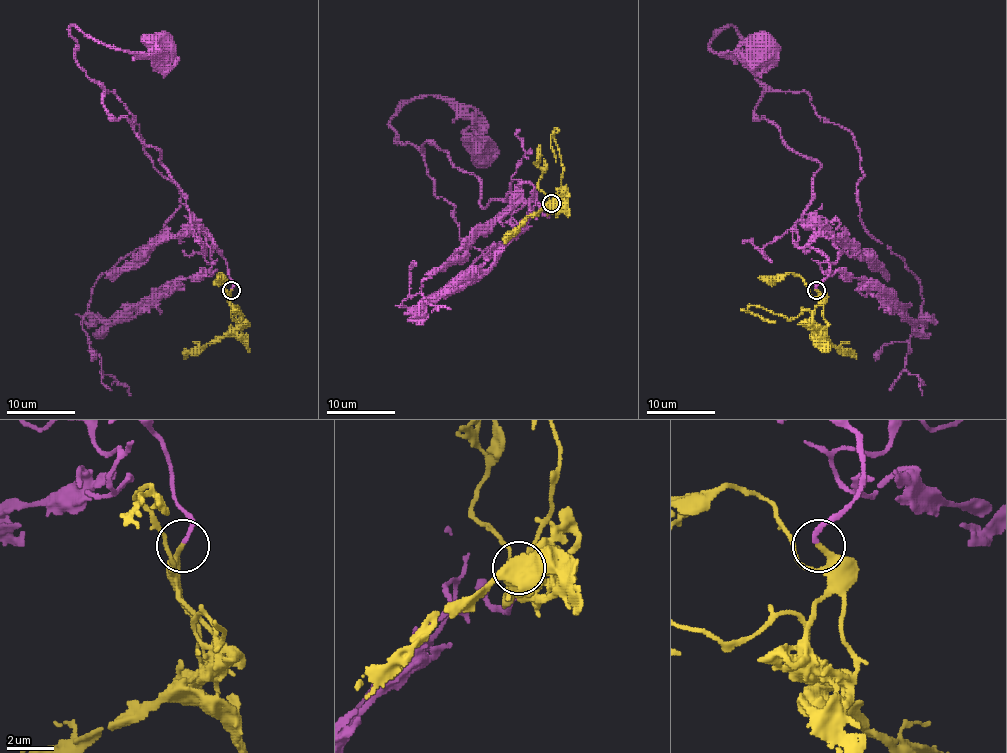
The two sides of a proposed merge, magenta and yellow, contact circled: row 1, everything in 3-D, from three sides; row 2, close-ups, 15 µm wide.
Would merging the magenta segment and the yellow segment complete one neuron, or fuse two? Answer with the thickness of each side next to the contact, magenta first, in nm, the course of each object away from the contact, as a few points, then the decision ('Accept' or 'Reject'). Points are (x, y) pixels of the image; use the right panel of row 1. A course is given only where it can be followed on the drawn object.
Thickness 170 nm (magenta) against 240 nm. Course of magenta: (816, 290), (829, 262), (804, 212), (820, 164), (754, 112), (763, 90), (734, 27), (708, 46), (761, 50). Course of yellow: (816, 290), (818, 304), (815, 309), (803, 310), (789, 319), (756, 305), (747, 309), (775, 323). Accept

